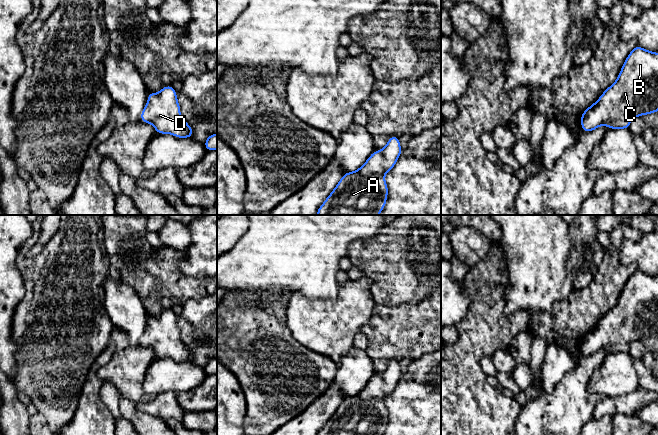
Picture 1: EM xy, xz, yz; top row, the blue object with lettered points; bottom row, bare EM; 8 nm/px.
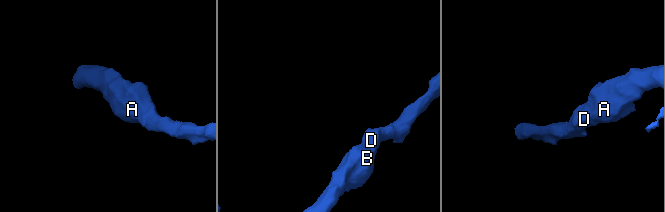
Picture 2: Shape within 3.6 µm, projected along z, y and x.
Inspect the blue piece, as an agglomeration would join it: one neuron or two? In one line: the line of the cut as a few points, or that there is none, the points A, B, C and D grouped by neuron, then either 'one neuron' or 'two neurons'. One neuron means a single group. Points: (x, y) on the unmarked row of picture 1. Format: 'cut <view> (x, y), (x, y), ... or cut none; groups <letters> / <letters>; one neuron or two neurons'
cut none; groups A B C D; one neuron

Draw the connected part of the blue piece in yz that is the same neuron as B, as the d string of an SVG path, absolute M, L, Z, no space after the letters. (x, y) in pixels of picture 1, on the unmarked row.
M636 268L626 282L617 304L601 321L581 339L583 356L591 356L601 349L609 353L629 353L630 345L637 340L658 336L658 277Z

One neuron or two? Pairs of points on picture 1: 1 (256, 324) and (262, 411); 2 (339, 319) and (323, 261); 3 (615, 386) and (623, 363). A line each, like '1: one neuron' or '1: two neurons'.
1: one neuron
2: two neurons
3: one neuron

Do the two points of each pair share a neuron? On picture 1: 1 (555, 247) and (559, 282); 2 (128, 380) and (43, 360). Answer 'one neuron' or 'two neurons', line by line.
1: one neuron
2: two neurons

